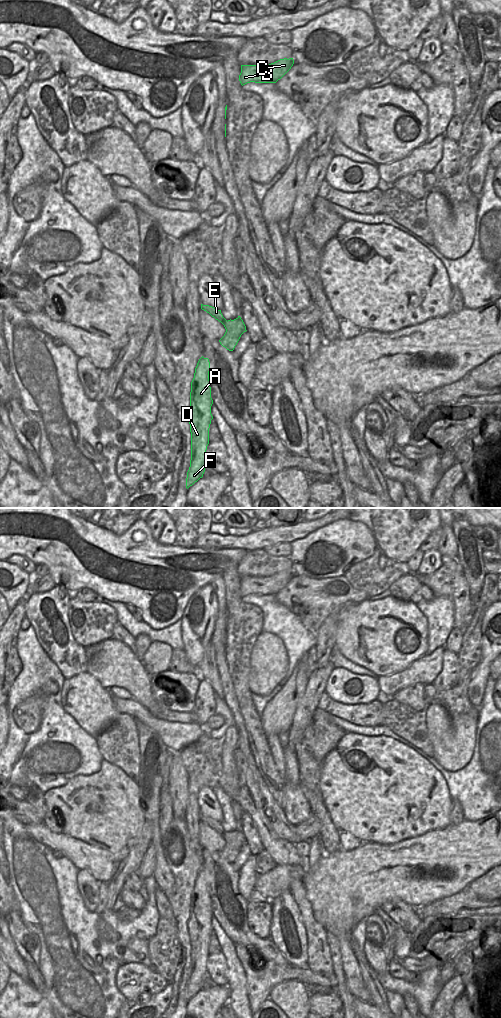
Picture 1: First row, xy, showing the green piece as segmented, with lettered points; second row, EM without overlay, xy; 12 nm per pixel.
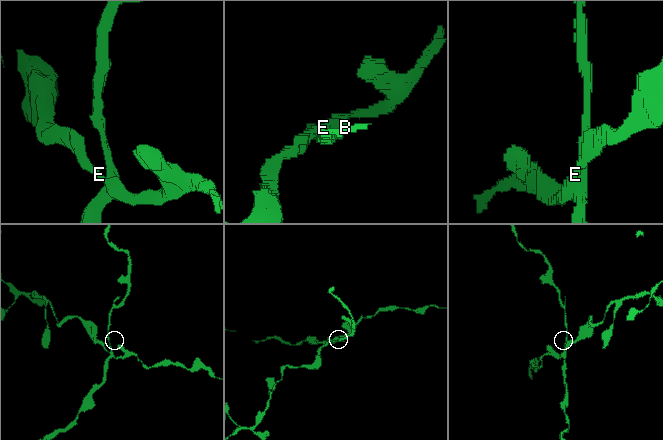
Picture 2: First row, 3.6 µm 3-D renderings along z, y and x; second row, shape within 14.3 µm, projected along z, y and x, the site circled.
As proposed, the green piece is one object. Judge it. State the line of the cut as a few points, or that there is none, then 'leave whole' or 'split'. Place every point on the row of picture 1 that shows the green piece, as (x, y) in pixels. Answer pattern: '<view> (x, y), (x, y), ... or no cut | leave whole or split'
xy (228, 321), (222, 323) | split

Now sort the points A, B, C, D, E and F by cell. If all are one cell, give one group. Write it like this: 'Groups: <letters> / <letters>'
Groups: A B C D F / E

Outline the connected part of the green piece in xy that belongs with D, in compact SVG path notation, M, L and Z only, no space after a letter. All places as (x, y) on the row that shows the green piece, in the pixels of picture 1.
M202 356L191 382L190 406L187 411L191 432L191 460L186 478L187 489L203 477L205 468L209 465L206 450L209 444L209 428L213 419L209 371L209 359Z

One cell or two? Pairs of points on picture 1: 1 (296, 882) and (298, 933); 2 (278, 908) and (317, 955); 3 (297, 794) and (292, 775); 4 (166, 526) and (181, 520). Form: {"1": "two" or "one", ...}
{"1": "two", "2": "two", "3": "two", "4": "two"}

